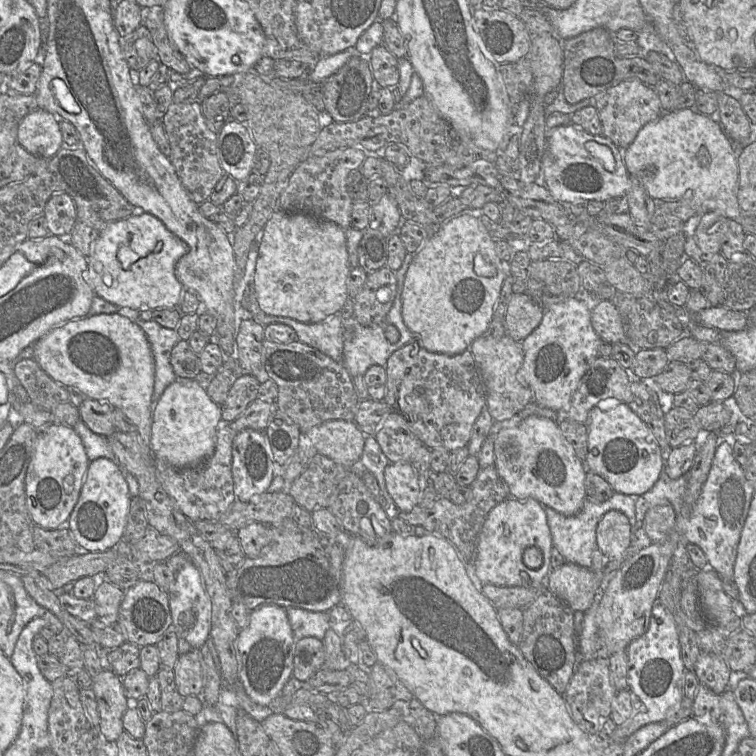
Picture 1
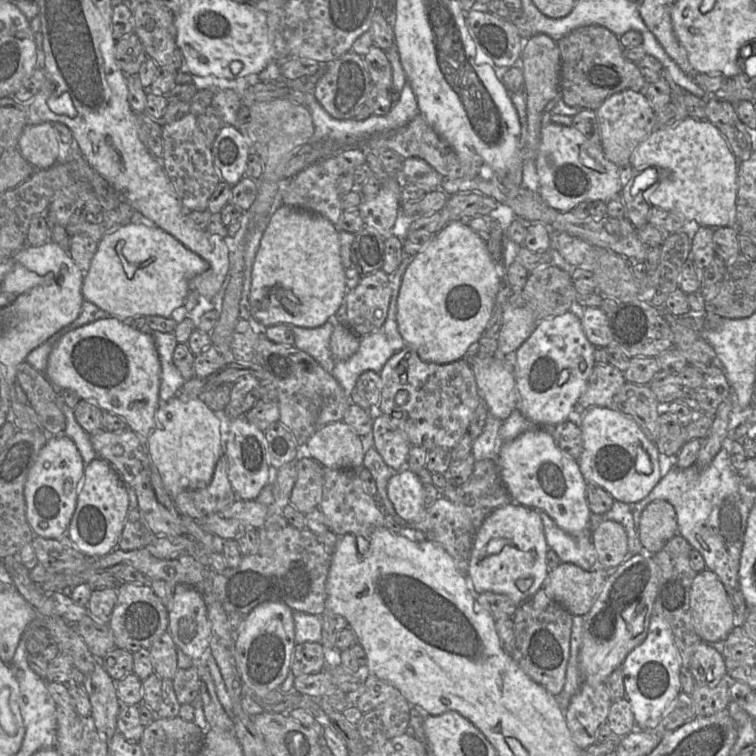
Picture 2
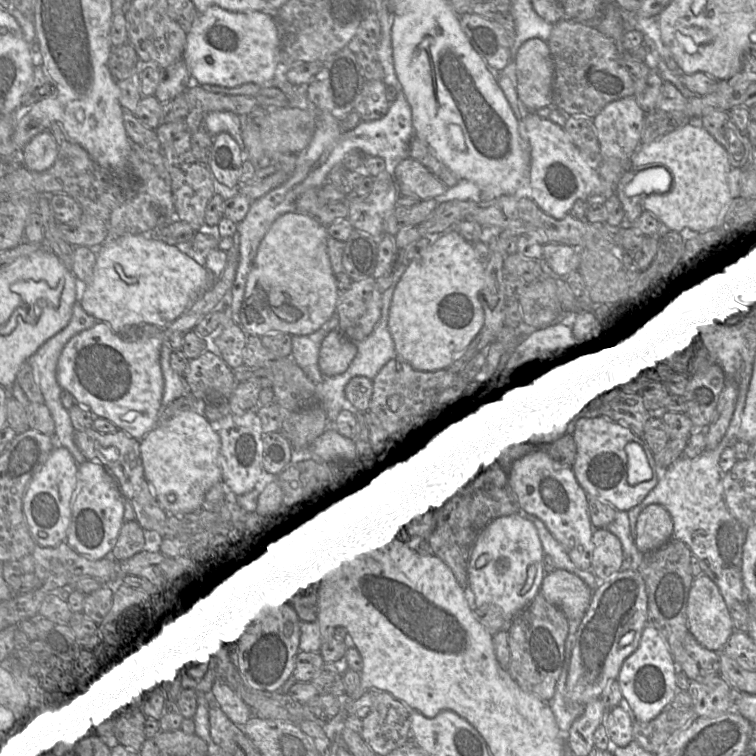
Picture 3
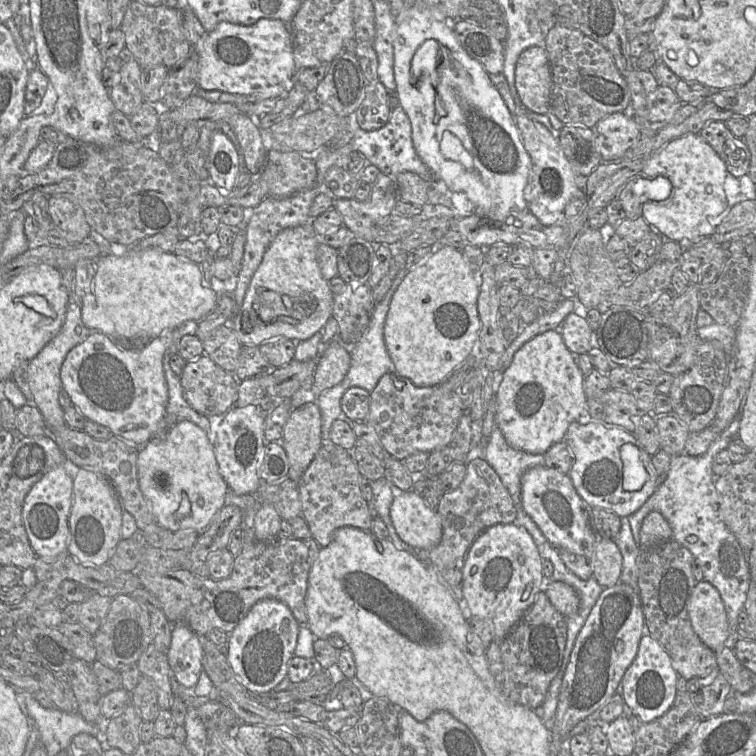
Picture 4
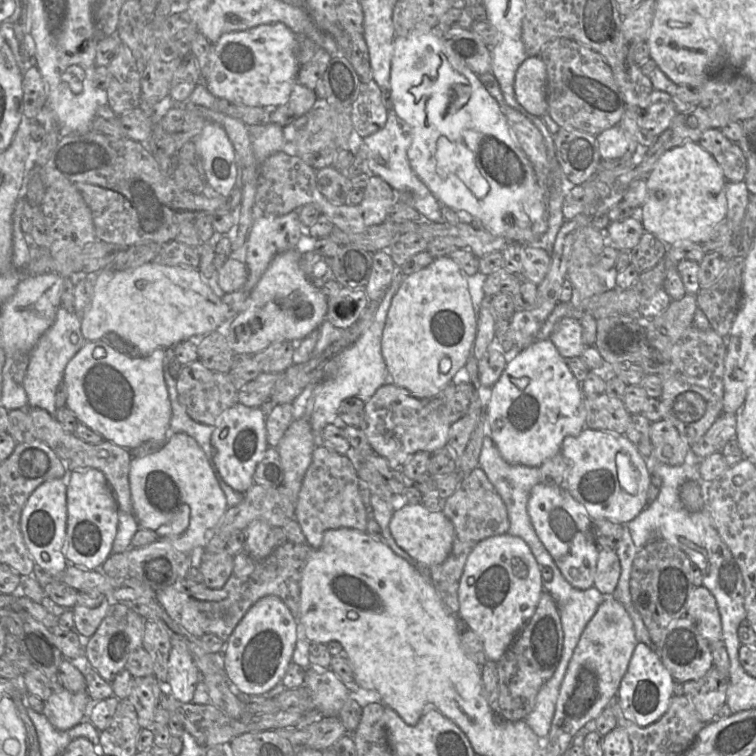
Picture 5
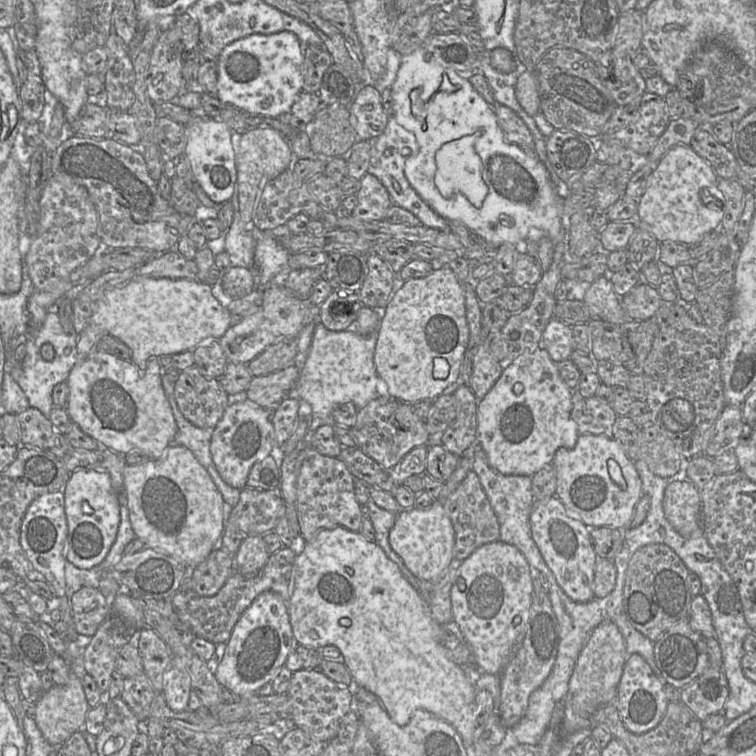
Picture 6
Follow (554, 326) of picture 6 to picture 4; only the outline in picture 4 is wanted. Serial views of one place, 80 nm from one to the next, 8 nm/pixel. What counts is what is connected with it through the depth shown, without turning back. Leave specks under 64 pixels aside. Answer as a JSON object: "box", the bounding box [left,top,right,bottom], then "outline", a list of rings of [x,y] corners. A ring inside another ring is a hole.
{"box":[558,311,597,355],"outline":[[[574,311],[570,313],[558,329],[566,347],[574,355],[588,353],[597,347],[596,331],[593,331],[586,319]]]}

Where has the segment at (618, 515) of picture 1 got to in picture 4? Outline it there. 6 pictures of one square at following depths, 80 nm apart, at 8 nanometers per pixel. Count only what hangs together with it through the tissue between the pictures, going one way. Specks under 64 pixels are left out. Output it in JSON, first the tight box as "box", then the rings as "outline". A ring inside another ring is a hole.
{"box":[593,537,623,588],"outline":[[[599,537],[595,546],[593,577],[603,588],[620,581],[623,559],[613,539]]]}

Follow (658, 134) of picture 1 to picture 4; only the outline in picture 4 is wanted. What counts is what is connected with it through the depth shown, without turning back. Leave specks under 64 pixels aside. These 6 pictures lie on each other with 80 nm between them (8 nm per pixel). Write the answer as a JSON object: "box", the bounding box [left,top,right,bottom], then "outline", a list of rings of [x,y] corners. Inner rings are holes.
{"box":[640,134,729,243],"outline":[[[687,134],[669,142],[644,162],[640,173],[645,178],[666,177],[672,186],[670,196],[663,201],[646,201],[642,206],[642,216],[653,230],[664,239],[678,243],[695,243],[704,237],[710,237],[729,210],[724,190],[728,174],[724,161],[700,134]]]}

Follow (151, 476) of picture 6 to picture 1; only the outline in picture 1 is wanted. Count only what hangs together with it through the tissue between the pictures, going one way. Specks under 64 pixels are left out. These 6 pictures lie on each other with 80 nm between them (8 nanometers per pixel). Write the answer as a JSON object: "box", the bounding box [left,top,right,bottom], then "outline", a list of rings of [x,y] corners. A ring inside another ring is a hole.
{"box":[151,379,222,468],"outline":[[[177,379],[153,402],[151,451],[155,459],[175,468],[195,467],[209,458],[216,445],[217,430],[222,421],[221,406],[208,395],[197,379]]]}

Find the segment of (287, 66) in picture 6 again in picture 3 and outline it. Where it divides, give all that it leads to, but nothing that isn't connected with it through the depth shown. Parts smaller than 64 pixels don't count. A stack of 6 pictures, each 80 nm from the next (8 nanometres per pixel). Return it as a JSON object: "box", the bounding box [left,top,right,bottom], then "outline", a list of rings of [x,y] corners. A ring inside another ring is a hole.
{"box":[183,6,283,88],"outline":[[[212,6],[198,14],[191,30],[187,33],[183,60],[190,74],[197,79],[200,85],[235,88],[243,84],[254,83],[262,86],[273,80],[281,52],[283,50],[280,29],[272,16],[260,11],[231,12],[219,6]]]}

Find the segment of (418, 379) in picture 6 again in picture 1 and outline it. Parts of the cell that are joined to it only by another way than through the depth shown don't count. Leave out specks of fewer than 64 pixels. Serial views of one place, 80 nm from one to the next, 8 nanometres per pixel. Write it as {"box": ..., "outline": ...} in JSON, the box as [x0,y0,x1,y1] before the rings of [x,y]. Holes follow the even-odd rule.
{"box":[401,213,505,355],"outline":[[[460,213],[435,227],[413,258],[405,274],[401,294],[402,318],[407,328],[417,336],[426,350],[457,355],[470,349],[472,342],[484,335],[494,316],[494,309],[505,279],[501,260],[480,217]]]}

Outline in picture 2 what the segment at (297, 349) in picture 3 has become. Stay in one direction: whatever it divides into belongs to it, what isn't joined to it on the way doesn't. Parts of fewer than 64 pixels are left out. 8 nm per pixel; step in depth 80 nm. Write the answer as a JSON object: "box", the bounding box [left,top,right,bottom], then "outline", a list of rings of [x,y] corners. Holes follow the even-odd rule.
{"box":[288,319,336,374],"outline":[[[333,319],[316,328],[303,328],[288,324],[294,334],[294,345],[312,356],[331,374],[336,362],[330,351],[330,338],[334,329]]]}

